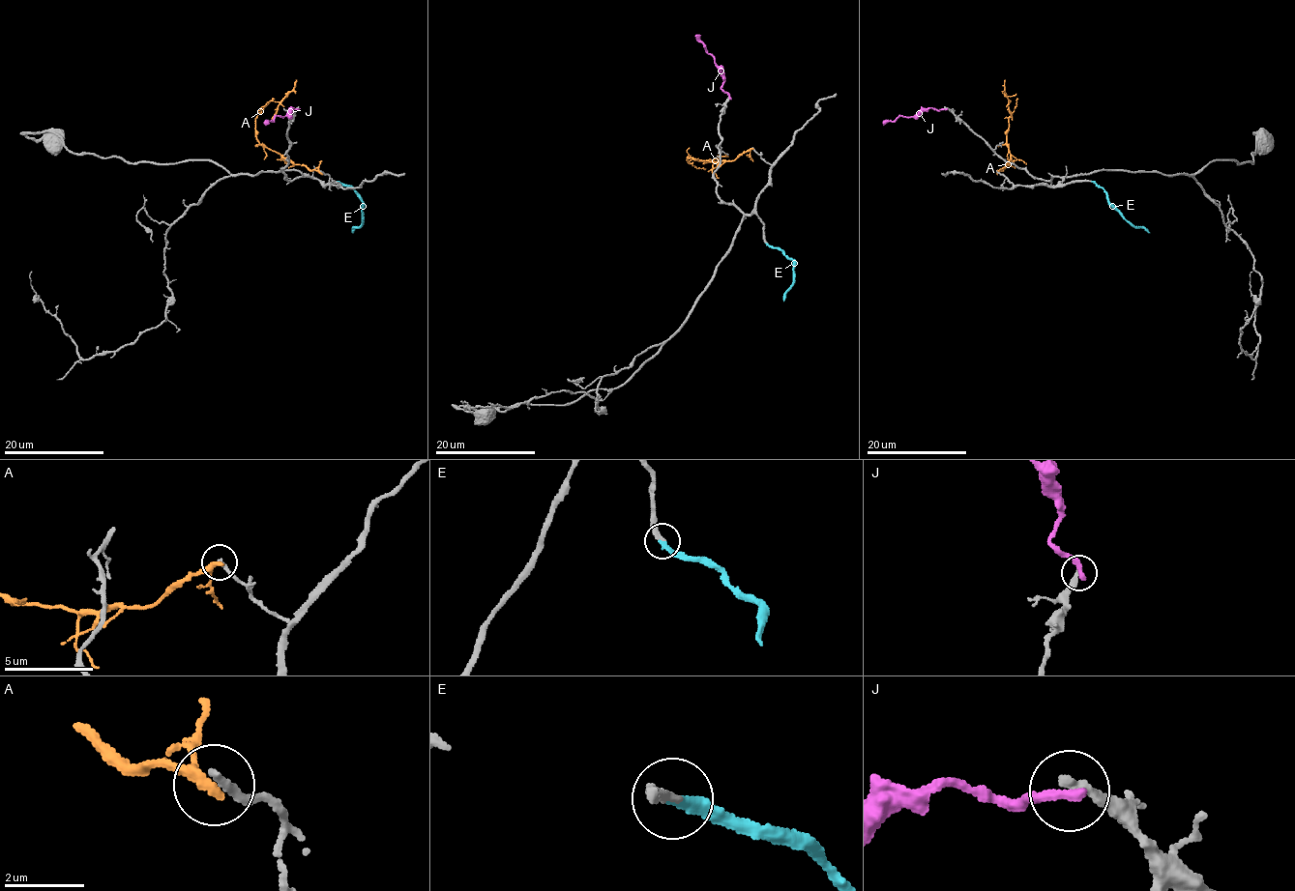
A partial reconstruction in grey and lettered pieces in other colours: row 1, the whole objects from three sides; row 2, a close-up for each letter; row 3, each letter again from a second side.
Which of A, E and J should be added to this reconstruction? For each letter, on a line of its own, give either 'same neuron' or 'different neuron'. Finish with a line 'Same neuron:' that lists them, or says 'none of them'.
A: different neuron
E: same neuron
J: different neuron
Same neuron: E

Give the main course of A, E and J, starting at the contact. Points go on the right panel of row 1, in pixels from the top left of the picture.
A: (996, 173), (1009, 165), (1010, 154), (1006, 137), (1012, 114), (1005, 80)
E: (1091, 182), (1105, 191), (1110, 203), (1131, 222), (1149, 233)
J: (945, 109), (921, 109), (912, 116), (897, 116), (893, 122), (882, 123)

